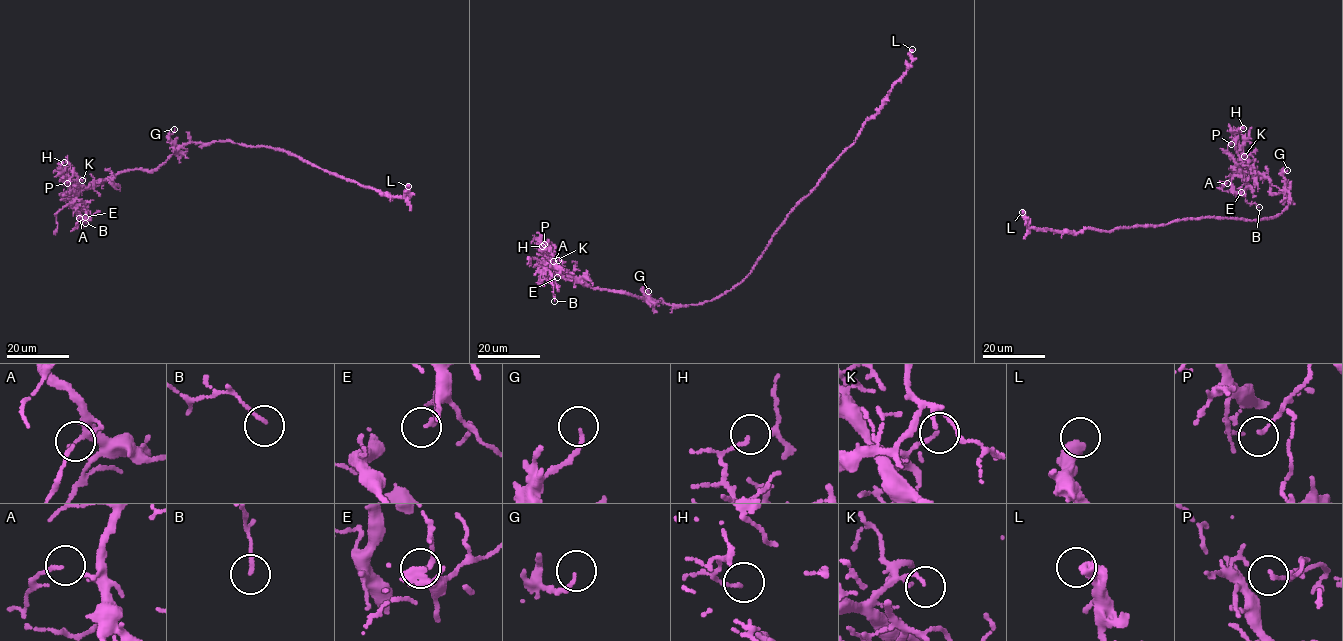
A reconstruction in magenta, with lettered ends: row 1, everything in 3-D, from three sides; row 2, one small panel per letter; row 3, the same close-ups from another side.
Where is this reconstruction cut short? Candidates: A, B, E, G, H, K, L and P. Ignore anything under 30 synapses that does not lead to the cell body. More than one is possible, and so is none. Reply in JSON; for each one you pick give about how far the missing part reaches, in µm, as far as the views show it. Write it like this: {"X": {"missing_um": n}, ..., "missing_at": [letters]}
{"missing_at": []}

